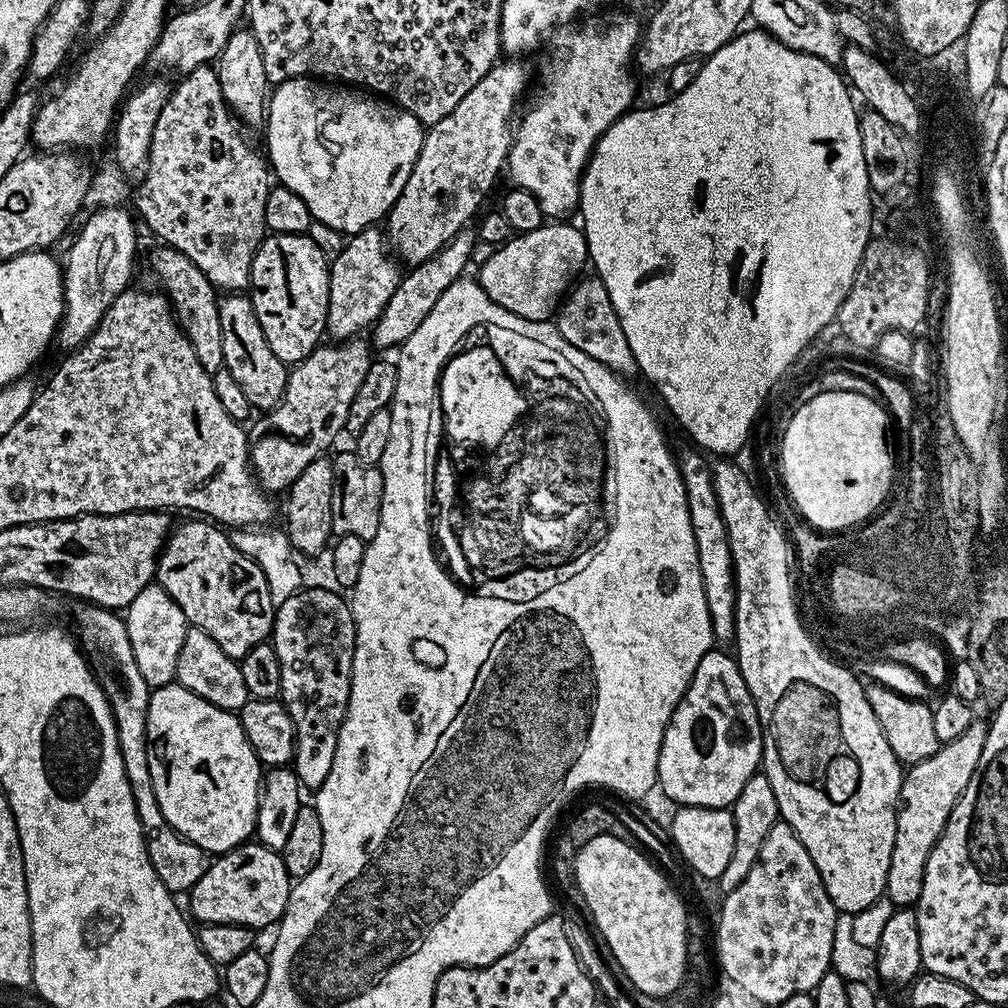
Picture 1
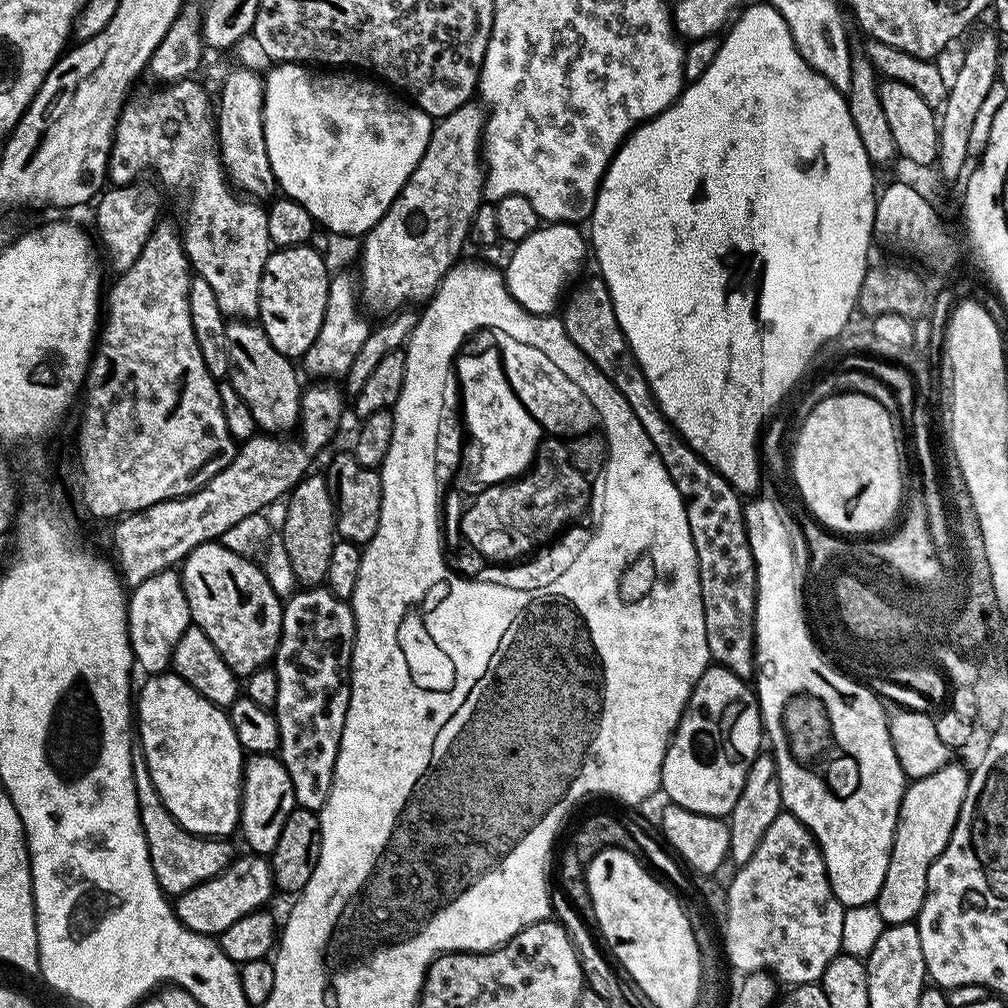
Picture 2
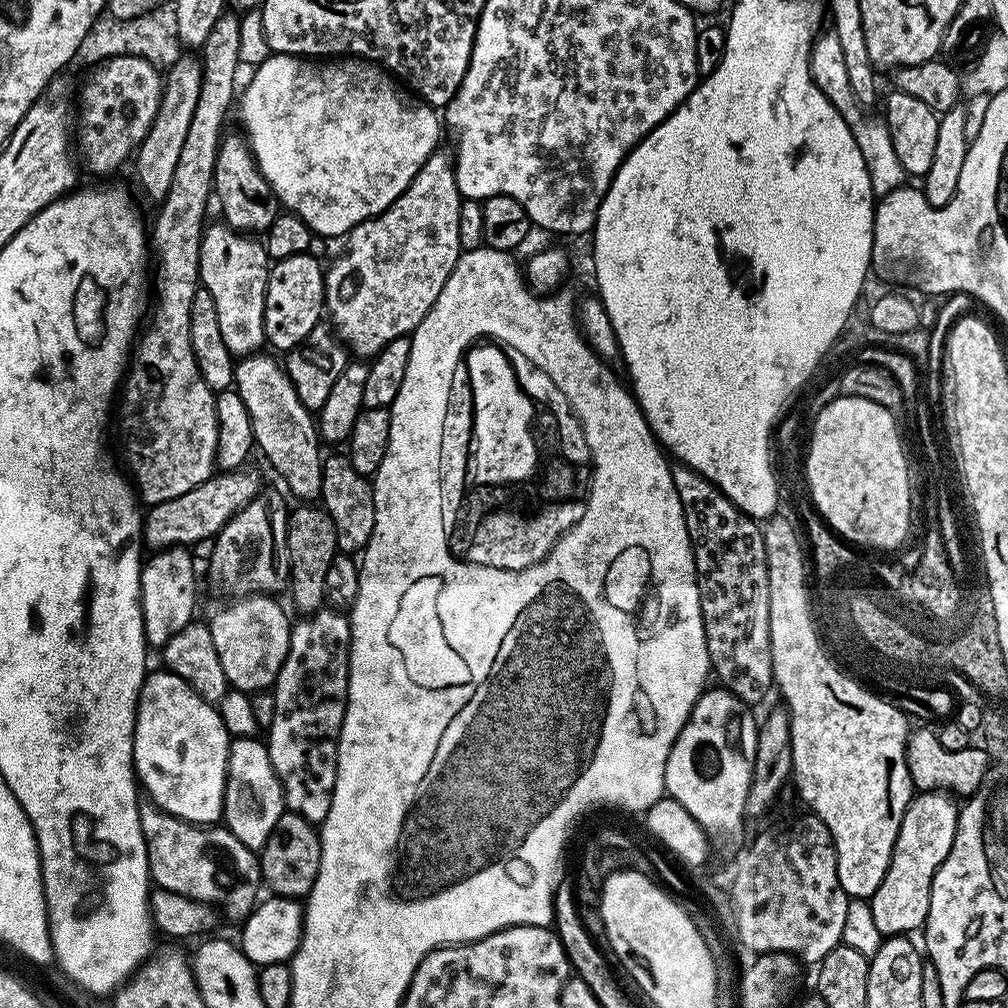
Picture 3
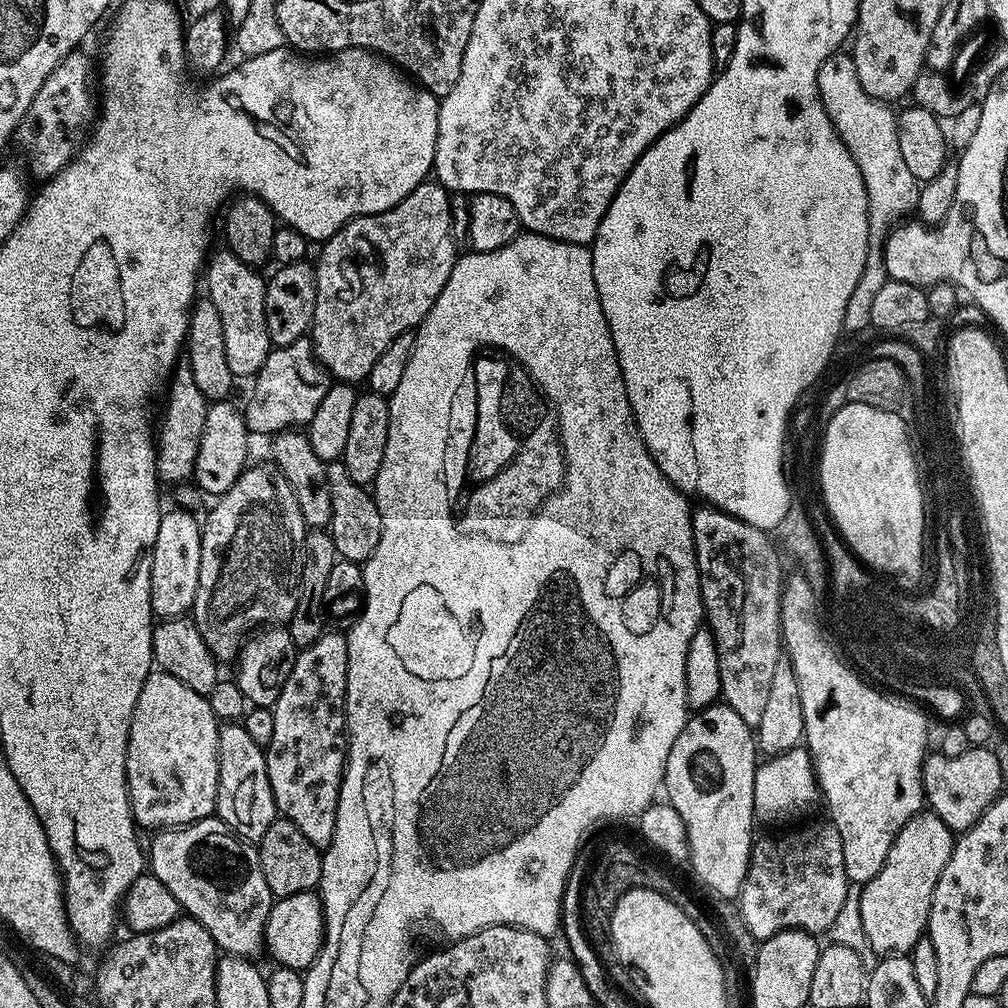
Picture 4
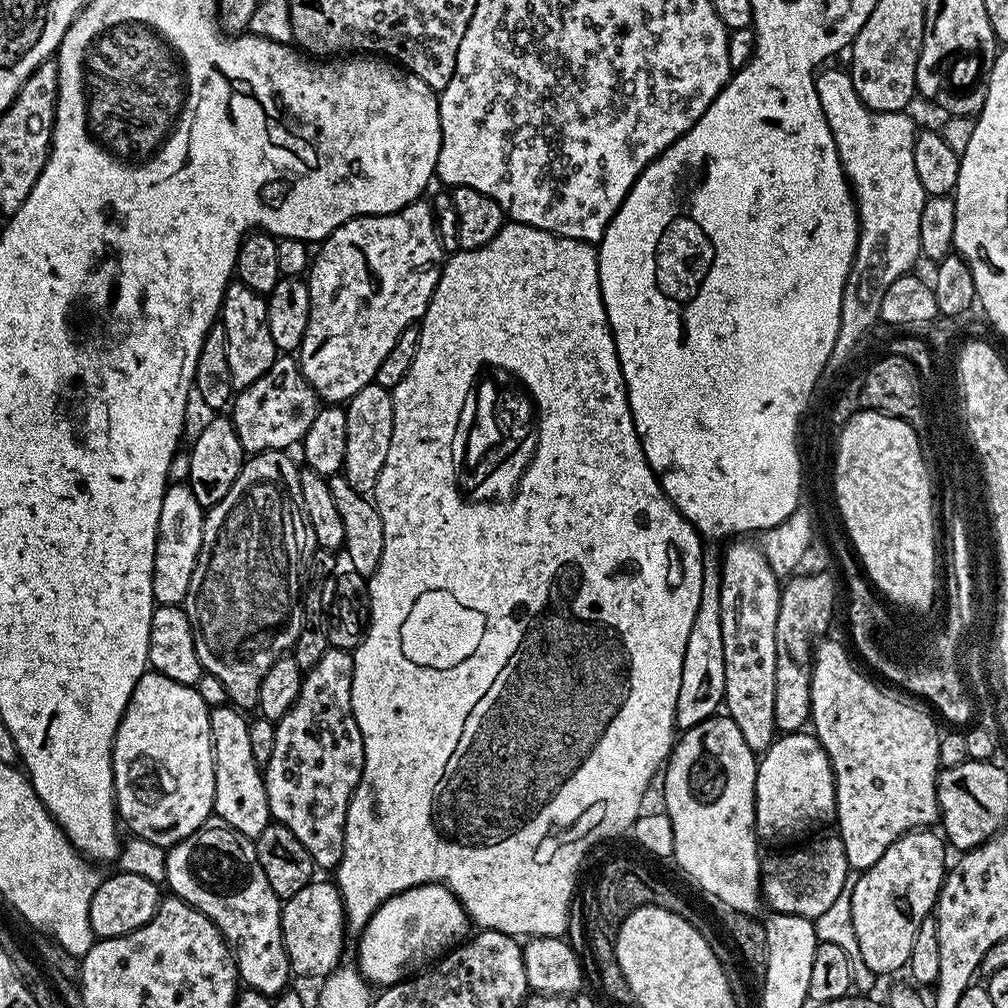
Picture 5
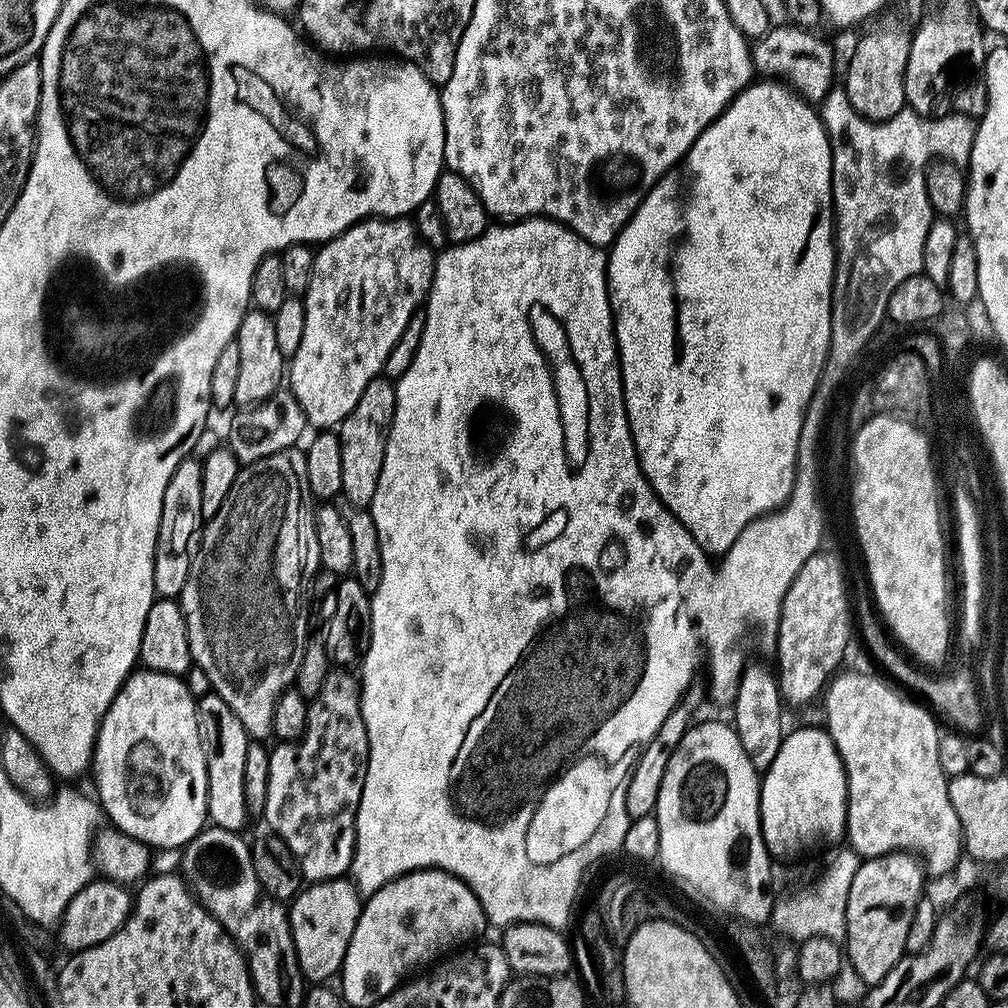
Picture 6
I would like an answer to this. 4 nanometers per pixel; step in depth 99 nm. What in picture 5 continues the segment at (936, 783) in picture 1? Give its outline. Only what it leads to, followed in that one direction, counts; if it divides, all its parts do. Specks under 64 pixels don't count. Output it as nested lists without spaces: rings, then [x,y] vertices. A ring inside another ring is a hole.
[[[913,830],[900,836],[874,862],[874,866],[863,869],[856,876],[856,885],[852,895],[852,917],[854,918],[854,934],[858,938],[858,950],[862,950],[862,959],[866,966],[877,974],[896,972],[903,969],[910,958],[910,950],[914,946],[914,938],[918,934],[918,926],[926,917],[933,915],[936,899],[940,896],[940,887],[944,885],[946,863],[944,864],[945,841],[936,830]]]

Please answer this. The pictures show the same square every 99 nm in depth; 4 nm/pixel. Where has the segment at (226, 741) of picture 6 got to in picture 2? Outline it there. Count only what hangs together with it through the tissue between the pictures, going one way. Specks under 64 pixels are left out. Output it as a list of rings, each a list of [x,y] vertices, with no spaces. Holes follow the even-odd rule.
[[[258,754],[249,755],[244,762],[244,780],[240,783],[240,822],[239,835],[244,835],[248,843],[247,851],[265,858],[271,857],[274,846],[278,846],[278,834],[282,834],[282,826],[286,826],[286,818],[298,807],[294,798],[294,782],[290,782],[290,774],[286,774],[286,766],[279,755]]]

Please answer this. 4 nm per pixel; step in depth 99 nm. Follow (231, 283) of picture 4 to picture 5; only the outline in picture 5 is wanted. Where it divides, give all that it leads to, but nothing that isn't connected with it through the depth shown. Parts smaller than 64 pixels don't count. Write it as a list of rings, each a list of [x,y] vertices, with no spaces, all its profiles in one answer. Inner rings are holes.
[[[239,282],[229,283],[224,292],[224,302],[220,305],[219,319],[228,335],[226,358],[230,358],[230,378],[233,389],[249,388],[275,362],[278,351],[270,334],[267,321],[267,299],[261,293],[250,290],[250,286]]]

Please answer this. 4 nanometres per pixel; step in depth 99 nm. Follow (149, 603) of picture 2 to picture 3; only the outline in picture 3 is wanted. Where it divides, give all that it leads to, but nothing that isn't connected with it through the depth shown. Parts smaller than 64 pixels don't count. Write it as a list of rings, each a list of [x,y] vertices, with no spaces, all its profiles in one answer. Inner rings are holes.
[[[187,547],[165,548],[143,561],[140,570],[140,605],[144,638],[149,649],[160,650],[182,626],[193,623],[196,612],[196,564]]]

